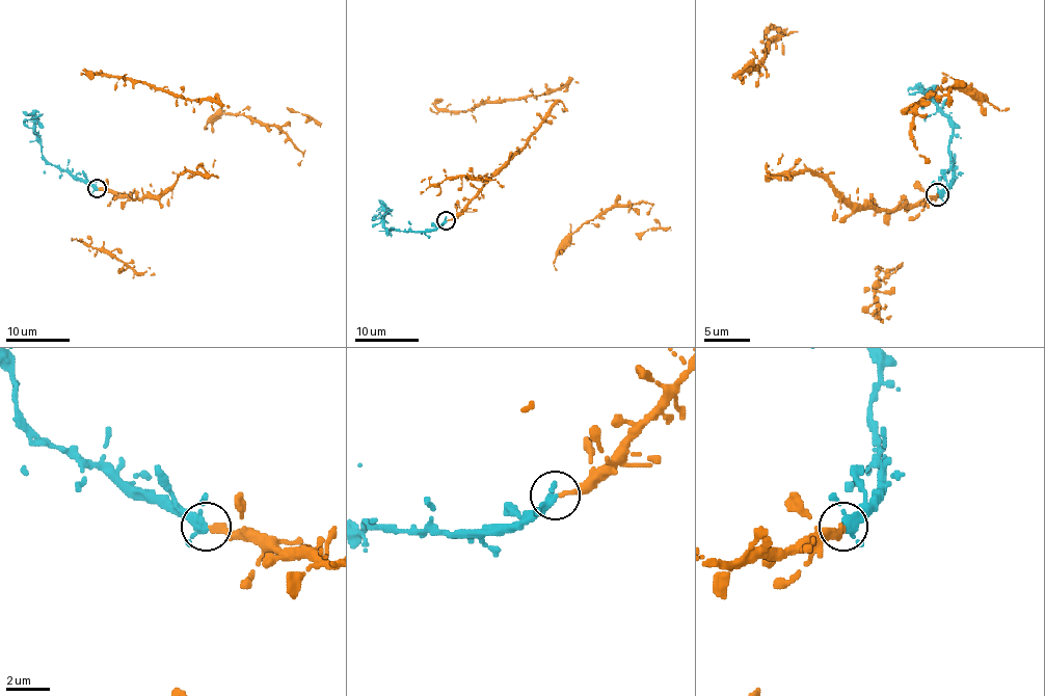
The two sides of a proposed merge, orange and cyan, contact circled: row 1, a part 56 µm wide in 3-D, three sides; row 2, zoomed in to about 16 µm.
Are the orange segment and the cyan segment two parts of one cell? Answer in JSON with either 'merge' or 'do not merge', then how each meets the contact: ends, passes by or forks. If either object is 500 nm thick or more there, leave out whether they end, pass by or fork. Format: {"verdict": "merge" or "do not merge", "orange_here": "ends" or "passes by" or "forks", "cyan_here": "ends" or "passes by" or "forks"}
{"verdict": "merge", "orange_here": "ends", "cyan_here": "forks"}

